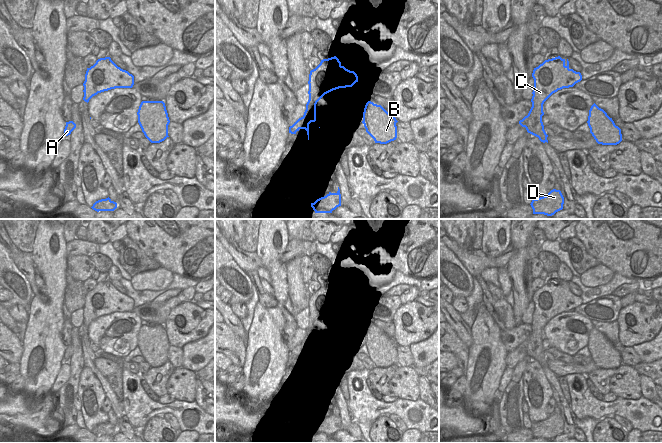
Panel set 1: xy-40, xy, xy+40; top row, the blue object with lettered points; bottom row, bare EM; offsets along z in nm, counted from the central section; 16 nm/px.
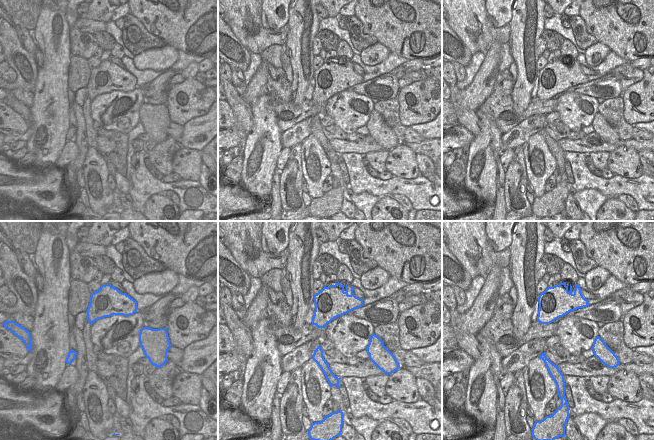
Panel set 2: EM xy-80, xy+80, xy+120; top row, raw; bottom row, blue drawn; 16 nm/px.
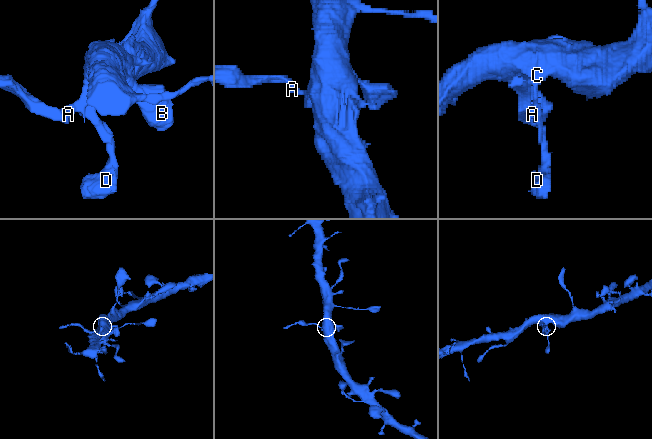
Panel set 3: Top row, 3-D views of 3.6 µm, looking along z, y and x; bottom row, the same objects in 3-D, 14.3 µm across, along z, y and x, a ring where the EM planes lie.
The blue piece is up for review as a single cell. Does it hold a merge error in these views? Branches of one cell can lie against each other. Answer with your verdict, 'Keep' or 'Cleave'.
Keep.

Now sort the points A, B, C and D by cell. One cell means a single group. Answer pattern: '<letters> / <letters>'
A B C D

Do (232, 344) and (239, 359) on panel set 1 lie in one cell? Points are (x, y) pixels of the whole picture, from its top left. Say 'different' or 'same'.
same

